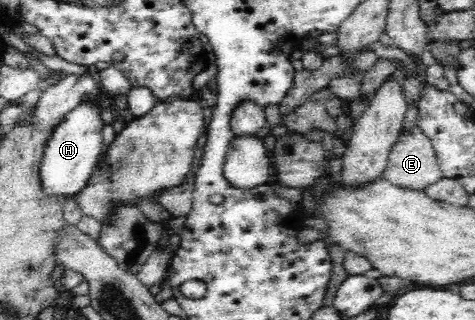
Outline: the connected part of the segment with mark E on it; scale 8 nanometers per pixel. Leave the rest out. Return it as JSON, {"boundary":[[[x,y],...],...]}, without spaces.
{"boundary":[[[420,126],[401,133],[388,156],[384,178],[392,185],[417,191],[443,178],[432,142]]]}

